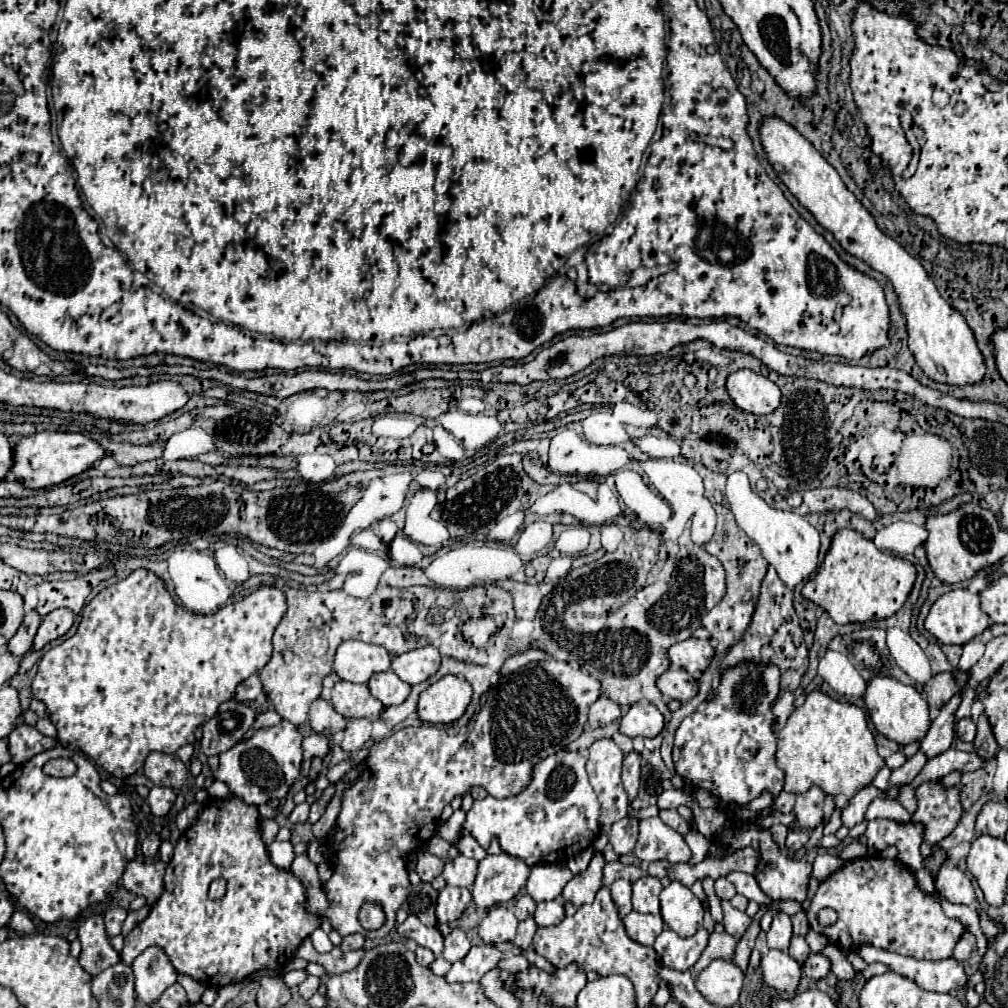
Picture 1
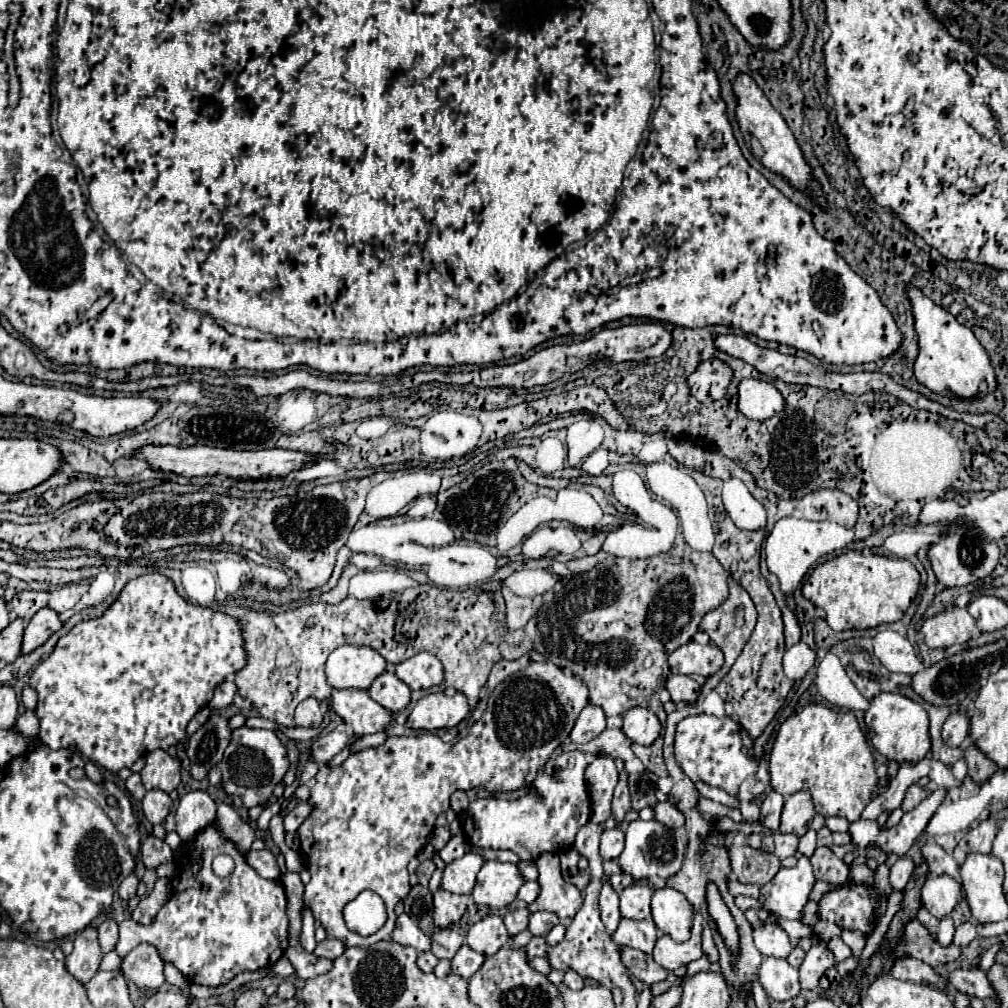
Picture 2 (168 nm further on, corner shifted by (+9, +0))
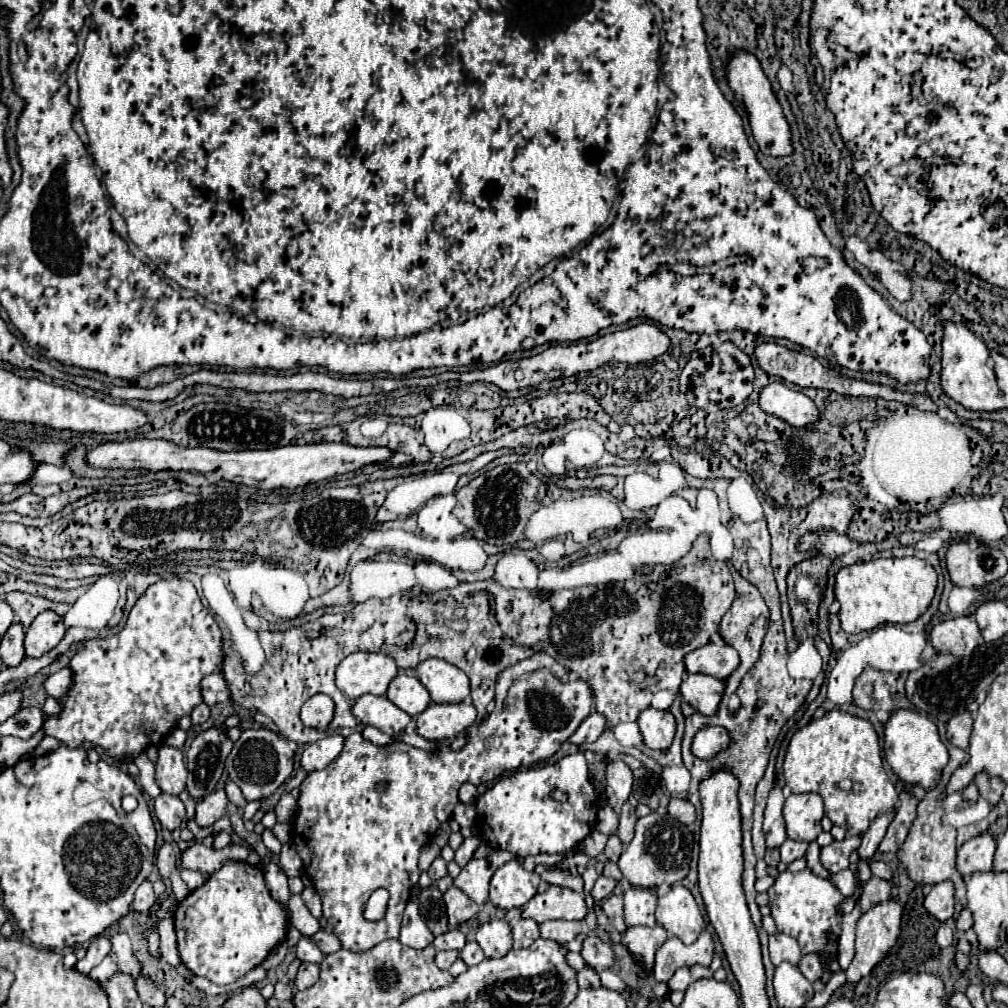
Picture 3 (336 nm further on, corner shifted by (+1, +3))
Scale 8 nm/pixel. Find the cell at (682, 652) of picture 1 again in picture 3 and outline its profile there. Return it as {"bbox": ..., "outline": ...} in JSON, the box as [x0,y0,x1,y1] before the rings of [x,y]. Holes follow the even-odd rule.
{"bbox":[685,643,739,679],"outline":[[[707,643],[685,655],[685,669],[689,673],[705,673],[715,679],[727,679],[739,665],[739,655],[731,645]]]}

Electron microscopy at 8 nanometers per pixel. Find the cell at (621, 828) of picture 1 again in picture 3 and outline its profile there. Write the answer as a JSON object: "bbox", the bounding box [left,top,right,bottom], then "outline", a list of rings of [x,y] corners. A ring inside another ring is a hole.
{"bbox":[603,835,623,863],"outline":[[[611,835],[609,841],[607,841],[607,845],[605,845],[603,855],[605,855],[609,861],[615,861],[615,863],[617,863],[621,851],[623,851],[623,843],[621,843],[621,839],[619,839],[617,835]]]}

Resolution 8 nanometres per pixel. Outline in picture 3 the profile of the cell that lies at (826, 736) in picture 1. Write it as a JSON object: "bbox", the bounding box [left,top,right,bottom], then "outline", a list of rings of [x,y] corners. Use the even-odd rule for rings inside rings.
{"bbox":[783,709,898,835],"outline":[[[833,709],[819,719],[811,719],[789,741],[783,775],[795,794],[819,793],[829,819],[849,835],[863,835],[867,825],[898,802],[881,759],[881,747],[873,725],[867,719]]]}

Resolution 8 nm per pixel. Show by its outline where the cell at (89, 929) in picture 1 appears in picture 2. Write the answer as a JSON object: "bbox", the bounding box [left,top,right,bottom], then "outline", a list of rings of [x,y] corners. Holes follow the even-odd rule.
{"bbox":[65,926,103,982],"outline":[[[87,926],[85,930],[81,930],[75,936],[75,948],[73,952],[65,958],[65,968],[79,980],[79,982],[87,982],[95,976],[95,972],[99,970],[103,952],[99,948],[97,942],[97,930]]]}

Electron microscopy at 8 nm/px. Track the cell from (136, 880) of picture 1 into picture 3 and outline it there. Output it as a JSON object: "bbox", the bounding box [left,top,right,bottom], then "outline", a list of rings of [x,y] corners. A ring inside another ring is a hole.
{"bbox":[133,879,157,913],"outline":[[[145,879],[145,881],[137,887],[137,891],[135,891],[133,909],[135,909],[135,911],[139,911],[139,913],[147,913],[147,911],[153,907],[155,899],[157,899],[157,897],[155,897],[155,893],[153,893],[151,883]]]}

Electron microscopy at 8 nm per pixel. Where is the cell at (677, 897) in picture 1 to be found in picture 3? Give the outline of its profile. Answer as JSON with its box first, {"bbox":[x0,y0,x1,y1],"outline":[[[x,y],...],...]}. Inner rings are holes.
{"bbox":[657,885,703,945],"outline":[[[671,885],[671,889],[659,897],[657,923],[669,933],[679,937],[685,945],[693,943],[703,929],[703,915],[695,903],[691,891],[683,885]]]}

